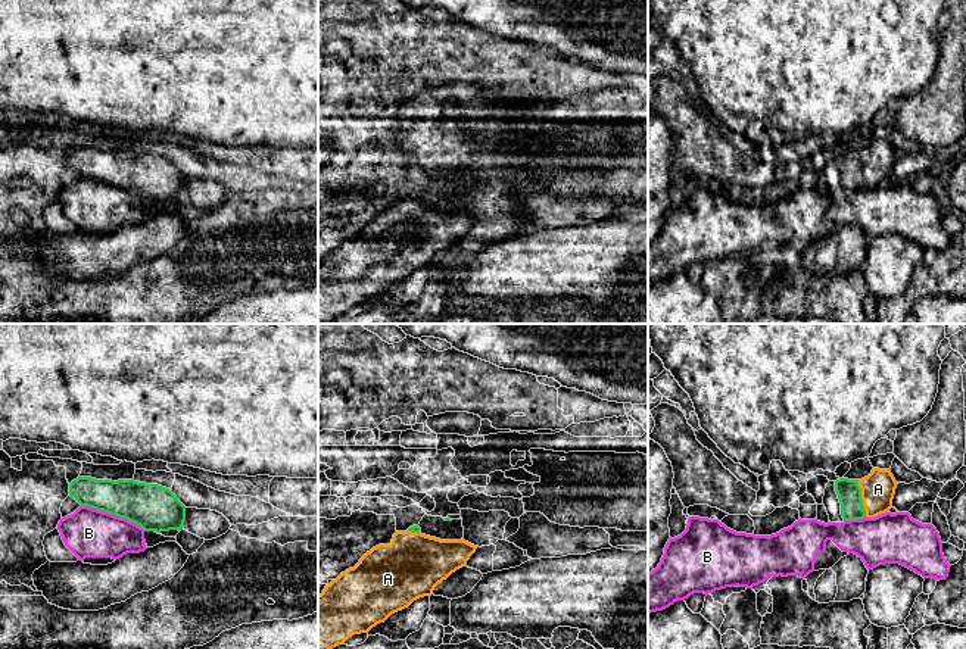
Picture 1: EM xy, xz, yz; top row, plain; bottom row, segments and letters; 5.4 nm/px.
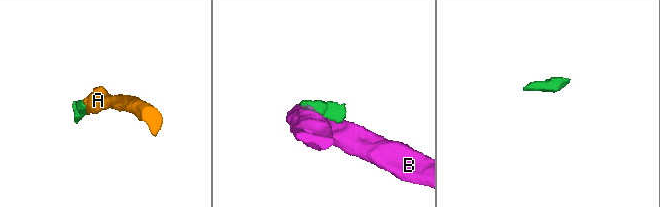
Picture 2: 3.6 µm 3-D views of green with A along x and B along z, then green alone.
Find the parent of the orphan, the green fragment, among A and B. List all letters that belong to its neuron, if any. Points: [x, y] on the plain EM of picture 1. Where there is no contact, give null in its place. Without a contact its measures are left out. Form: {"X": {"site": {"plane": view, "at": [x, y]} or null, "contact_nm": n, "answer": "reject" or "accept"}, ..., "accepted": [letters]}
{"A": {"site": {"plane": "yz", "at": [860, 168]}, "contact_nm": 200, "answer": "accept"}, "B": {"site": {"plane": "xy", "at": [114, 184]}, "contact_nm": 380, "answer": "reject"}, "accepted": ["A"]}

